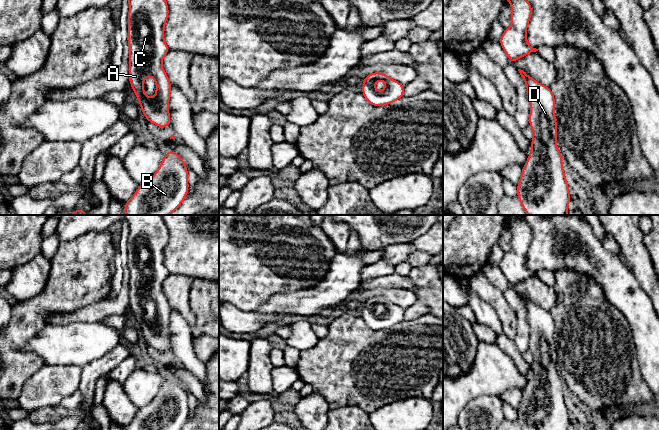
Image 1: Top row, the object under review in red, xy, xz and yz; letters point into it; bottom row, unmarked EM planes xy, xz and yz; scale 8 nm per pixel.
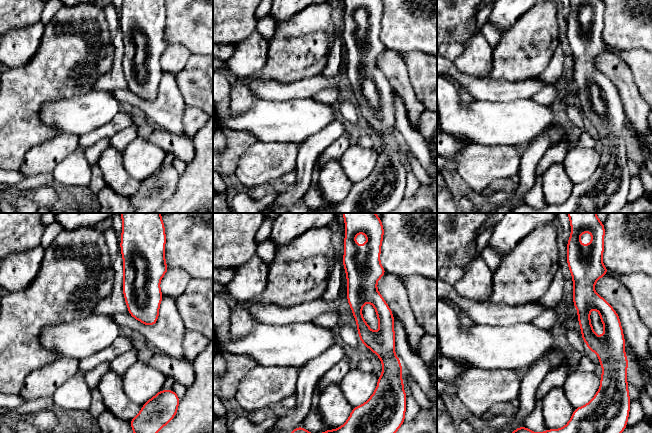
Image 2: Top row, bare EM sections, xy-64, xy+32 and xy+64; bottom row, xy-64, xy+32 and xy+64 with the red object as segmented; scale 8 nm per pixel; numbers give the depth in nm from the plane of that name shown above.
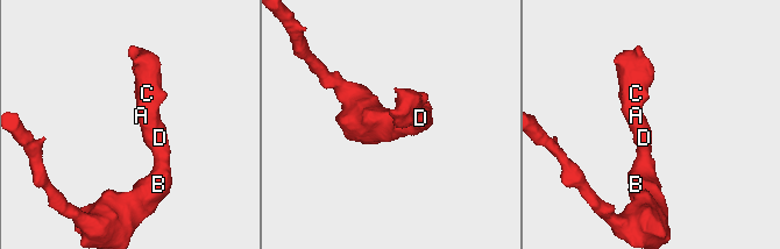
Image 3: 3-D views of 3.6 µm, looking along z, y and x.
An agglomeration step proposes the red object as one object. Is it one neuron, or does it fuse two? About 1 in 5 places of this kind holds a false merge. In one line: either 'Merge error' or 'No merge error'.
No merge error

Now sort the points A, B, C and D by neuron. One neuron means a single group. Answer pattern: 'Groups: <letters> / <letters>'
Groups: A B C D

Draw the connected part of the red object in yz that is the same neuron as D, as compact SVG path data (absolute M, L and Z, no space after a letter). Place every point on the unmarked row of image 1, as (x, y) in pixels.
M518 293L527 311L530 327L529 350L533 356L531 375L522 392L517 408L517 421L522 430L568 430L571 424L565 402L562 378L557 372L557 345L555 323L550 311L544 310L521 293Z

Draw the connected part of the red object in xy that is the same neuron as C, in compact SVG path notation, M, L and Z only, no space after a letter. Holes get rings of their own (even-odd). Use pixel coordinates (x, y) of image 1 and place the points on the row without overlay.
M124 215L128 222L128 262L129 270L129 307L139 324L141 334L148 346L161 352L170 351L169 324L171 306L162 291L162 284L170 275L164 265L165 248L169 232L163 215ZM151 300L156 306L155 321L150 322L144 316L144 302Z

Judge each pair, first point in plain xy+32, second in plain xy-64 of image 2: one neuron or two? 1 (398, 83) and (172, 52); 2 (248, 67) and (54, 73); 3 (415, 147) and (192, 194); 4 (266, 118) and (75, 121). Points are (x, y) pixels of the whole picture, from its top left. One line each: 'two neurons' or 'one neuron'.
1: one neuron
2: two neurons
3: two neurons
4: one neuron

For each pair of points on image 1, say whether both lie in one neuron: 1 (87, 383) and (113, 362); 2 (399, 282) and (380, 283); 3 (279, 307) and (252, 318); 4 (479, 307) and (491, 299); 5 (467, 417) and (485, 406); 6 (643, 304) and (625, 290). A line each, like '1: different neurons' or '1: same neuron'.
1: same neuron
2: same neuron
3: same neuron
4: different neurons
5: same neuron
6: same neuron

